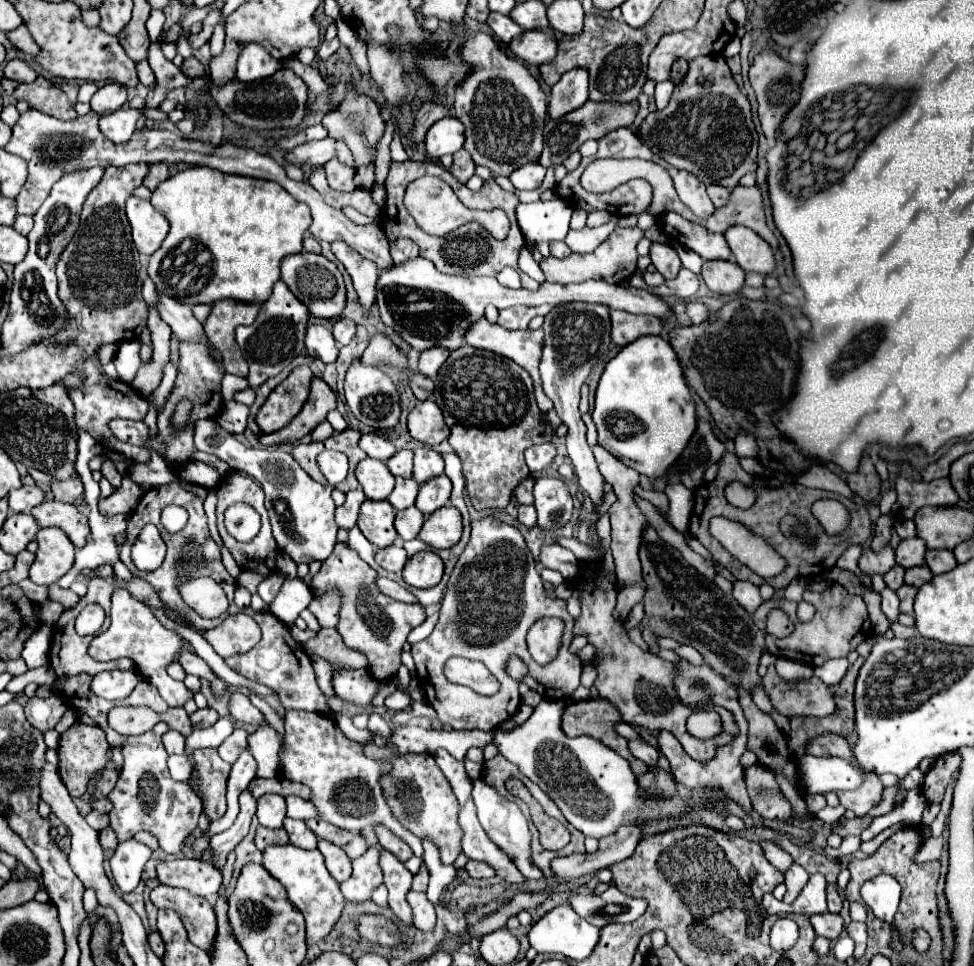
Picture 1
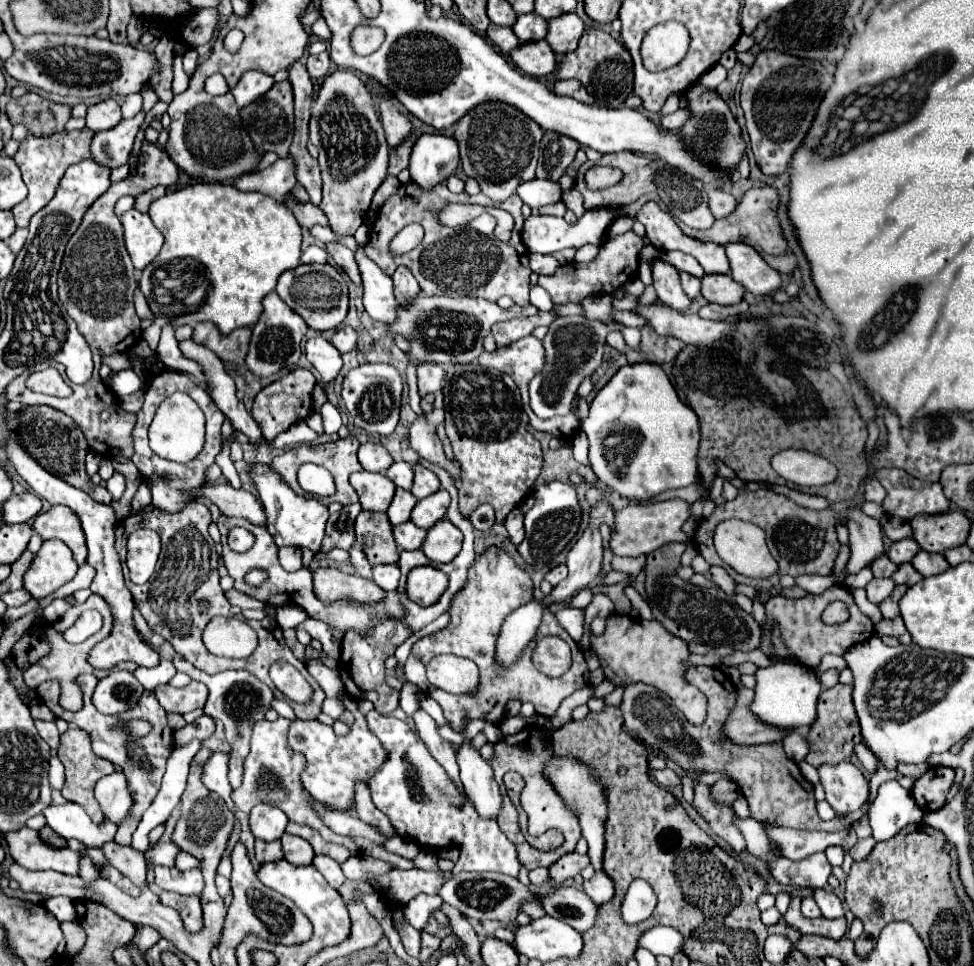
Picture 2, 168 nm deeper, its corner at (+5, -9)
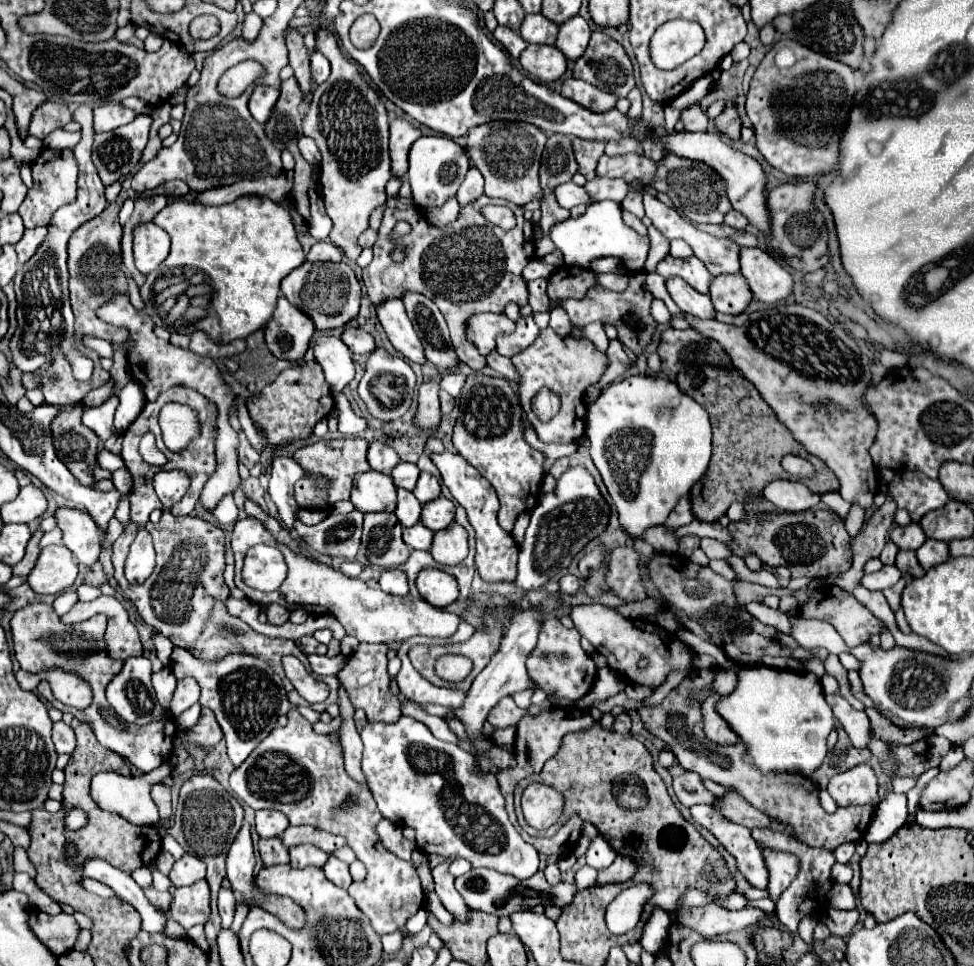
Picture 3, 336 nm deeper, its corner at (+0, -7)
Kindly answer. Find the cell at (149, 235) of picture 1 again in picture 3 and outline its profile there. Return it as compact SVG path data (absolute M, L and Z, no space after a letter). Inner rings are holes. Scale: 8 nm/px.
M139 223L133 229L135 265L141 273L151 273L169 255L169 235L155 223Z

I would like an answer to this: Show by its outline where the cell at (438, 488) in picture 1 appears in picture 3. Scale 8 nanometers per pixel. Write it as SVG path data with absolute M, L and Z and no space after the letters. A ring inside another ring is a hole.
M437 497L437 499L429 501L427 505L423 505L421 523L425 527L429 527L431 531L441 531L453 523L453 517L455 517L453 501L445 499L445 497Z

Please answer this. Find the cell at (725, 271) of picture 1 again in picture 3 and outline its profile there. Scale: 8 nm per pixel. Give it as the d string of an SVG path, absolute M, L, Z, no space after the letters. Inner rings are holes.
M741 273L713 277L709 295L711 295L715 311L729 313L729 315L743 313L753 297L753 293L749 291L749 285L745 283L745 277Z

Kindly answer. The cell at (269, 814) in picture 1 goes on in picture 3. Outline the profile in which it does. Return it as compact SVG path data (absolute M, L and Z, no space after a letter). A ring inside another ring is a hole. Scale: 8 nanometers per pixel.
M263 809L255 813L255 823L257 823L257 833L259 837L277 837L289 827L289 819L285 813L275 811L275 809Z

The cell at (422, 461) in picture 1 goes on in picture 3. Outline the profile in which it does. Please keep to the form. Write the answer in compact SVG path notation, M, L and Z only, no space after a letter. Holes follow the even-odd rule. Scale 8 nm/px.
M421 473L419 481L413 489L413 495L419 499L419 503L429 503L429 501L437 499L441 495L441 485L439 485L437 477L433 477L431 473Z

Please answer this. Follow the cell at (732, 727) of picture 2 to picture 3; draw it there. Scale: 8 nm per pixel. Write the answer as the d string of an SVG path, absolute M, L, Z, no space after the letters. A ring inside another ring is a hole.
M711 695L703 703L703 719L705 719L705 735L709 741L717 745L737 745L741 743L739 735L733 733L731 725L717 713L717 703L721 695Z

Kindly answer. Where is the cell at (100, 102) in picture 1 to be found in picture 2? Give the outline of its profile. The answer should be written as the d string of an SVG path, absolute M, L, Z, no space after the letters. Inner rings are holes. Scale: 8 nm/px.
M114 99L108 101L100 101L92 107L88 107L88 115L86 115L86 127L92 129L94 133L98 131L106 131L116 127L122 121L122 111L120 105Z

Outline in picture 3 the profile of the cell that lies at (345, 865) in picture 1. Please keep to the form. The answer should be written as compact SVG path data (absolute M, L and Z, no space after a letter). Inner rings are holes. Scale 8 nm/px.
M329 855L327 863L323 865L323 871L325 871L325 875L331 879L331 883L335 883L337 887L347 889L347 887L351 885L351 875L349 875L347 863L339 861L335 855Z

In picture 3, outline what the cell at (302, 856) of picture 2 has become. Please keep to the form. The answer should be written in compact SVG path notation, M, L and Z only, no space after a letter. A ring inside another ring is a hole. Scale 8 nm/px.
M297 845L297 847L291 847L289 849L291 853L291 867L309 867L309 865L315 865L315 867L323 867L325 861L327 861L327 853L321 851L319 847L315 845Z

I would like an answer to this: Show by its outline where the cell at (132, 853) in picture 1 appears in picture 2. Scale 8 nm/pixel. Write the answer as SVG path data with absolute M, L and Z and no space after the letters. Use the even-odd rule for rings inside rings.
M190 741L188 745L174 749L172 755L168 757L168 765L166 765L166 773L162 777L160 793L154 797L150 809L144 811L140 825L132 835L132 847L138 849L140 853L144 853L150 845L148 833L156 825L164 823L170 817L172 809L180 803L180 797L182 797L184 787L186 787L188 767L190 767L190 761L198 749L200 749L200 741Z

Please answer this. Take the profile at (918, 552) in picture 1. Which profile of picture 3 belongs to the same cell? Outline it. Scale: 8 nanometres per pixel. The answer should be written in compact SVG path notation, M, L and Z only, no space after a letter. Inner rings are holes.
M911 523L907 527L895 527L891 533L889 533L889 539L899 547L899 549L905 549L905 551L917 551L923 543L925 543L925 533L921 531L919 523Z

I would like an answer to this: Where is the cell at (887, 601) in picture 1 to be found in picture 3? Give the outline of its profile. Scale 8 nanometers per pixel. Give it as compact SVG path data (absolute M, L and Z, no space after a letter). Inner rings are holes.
M883 565L881 571L871 573L871 575L865 575L861 583L863 583L869 591L883 591L883 589L893 587L899 579L901 579L901 573L897 571L895 565Z

